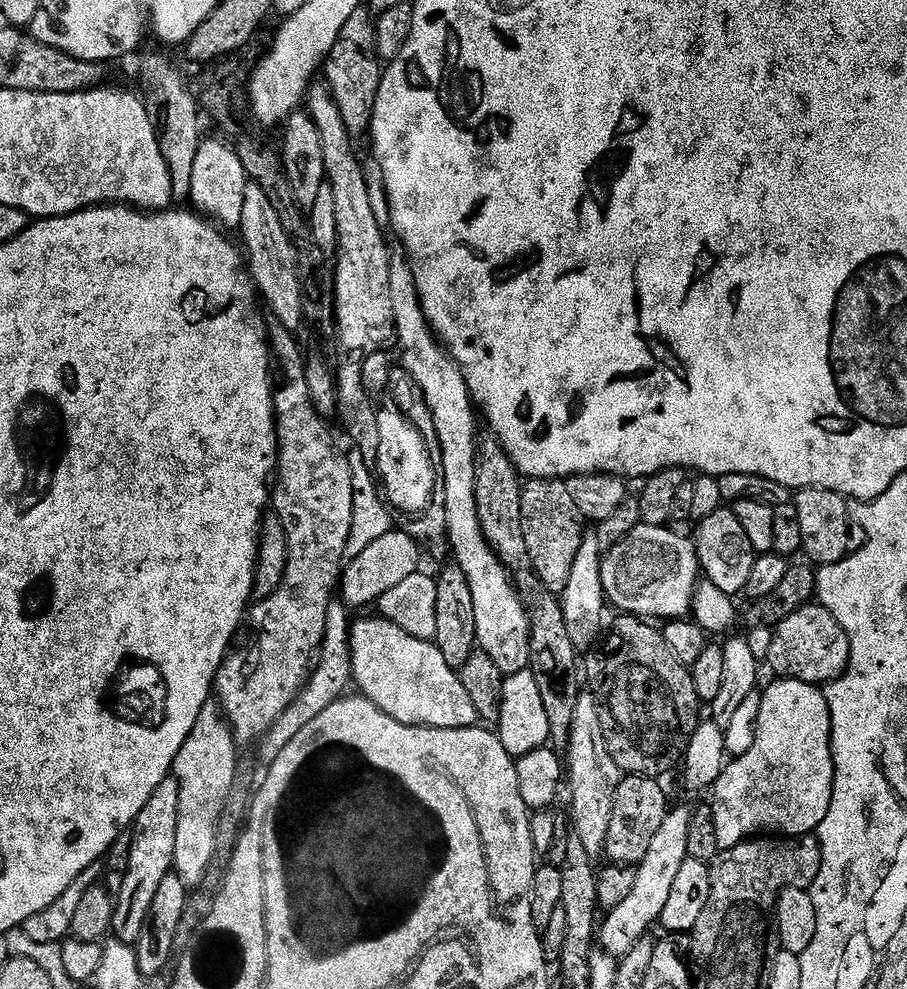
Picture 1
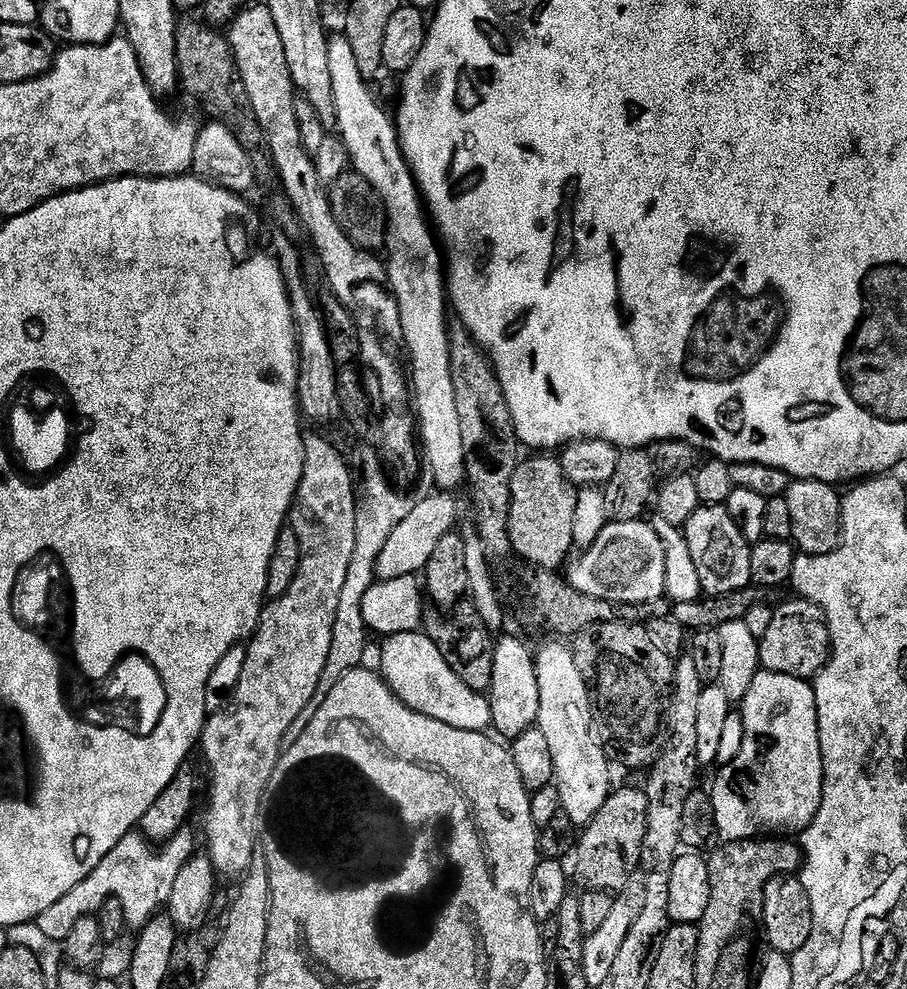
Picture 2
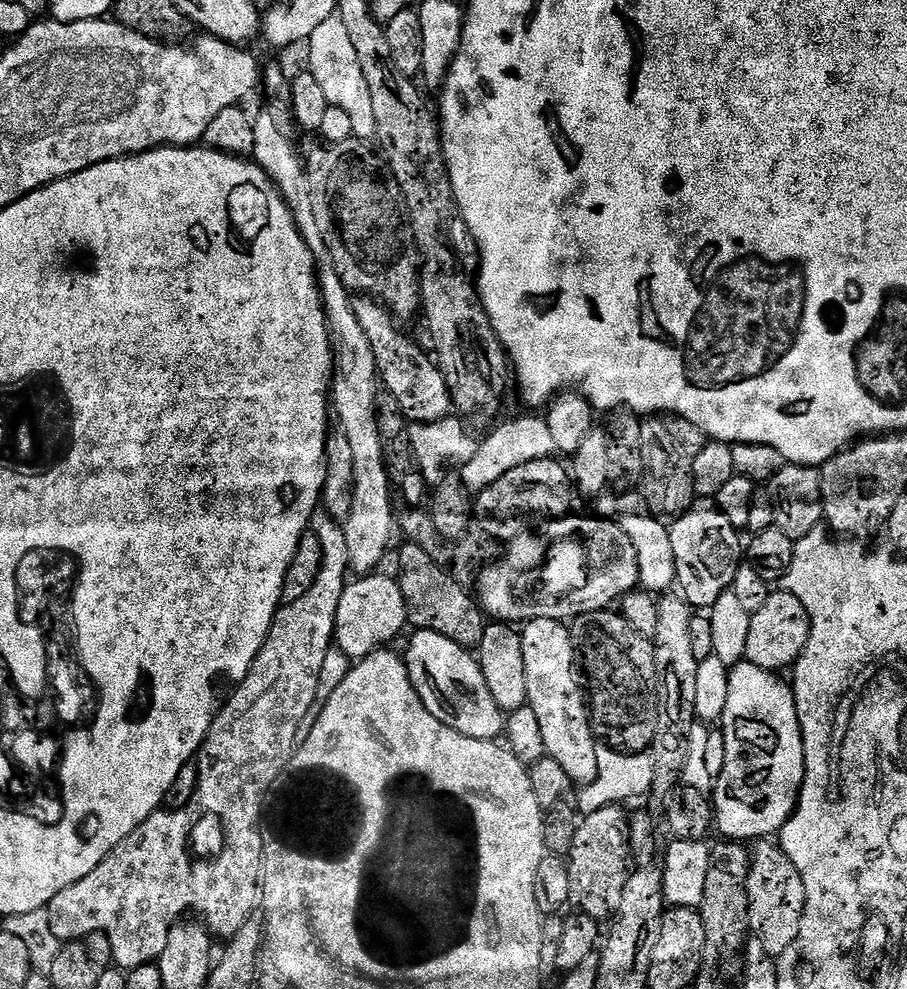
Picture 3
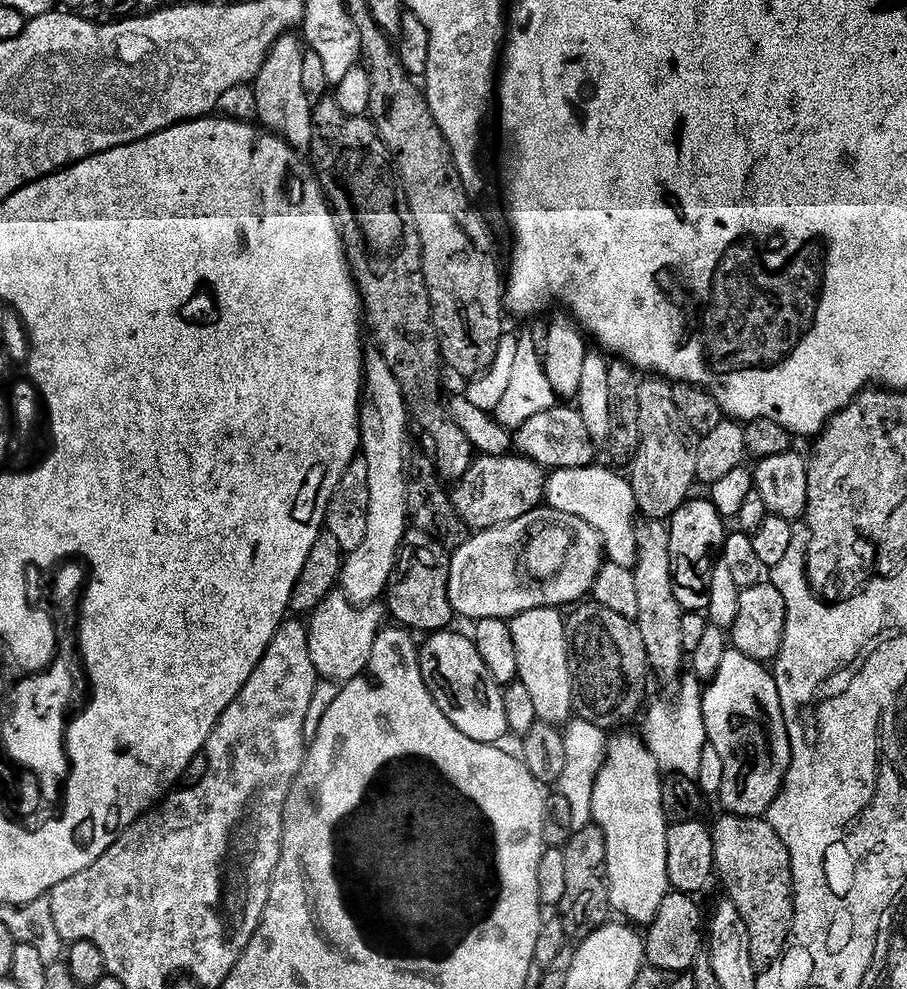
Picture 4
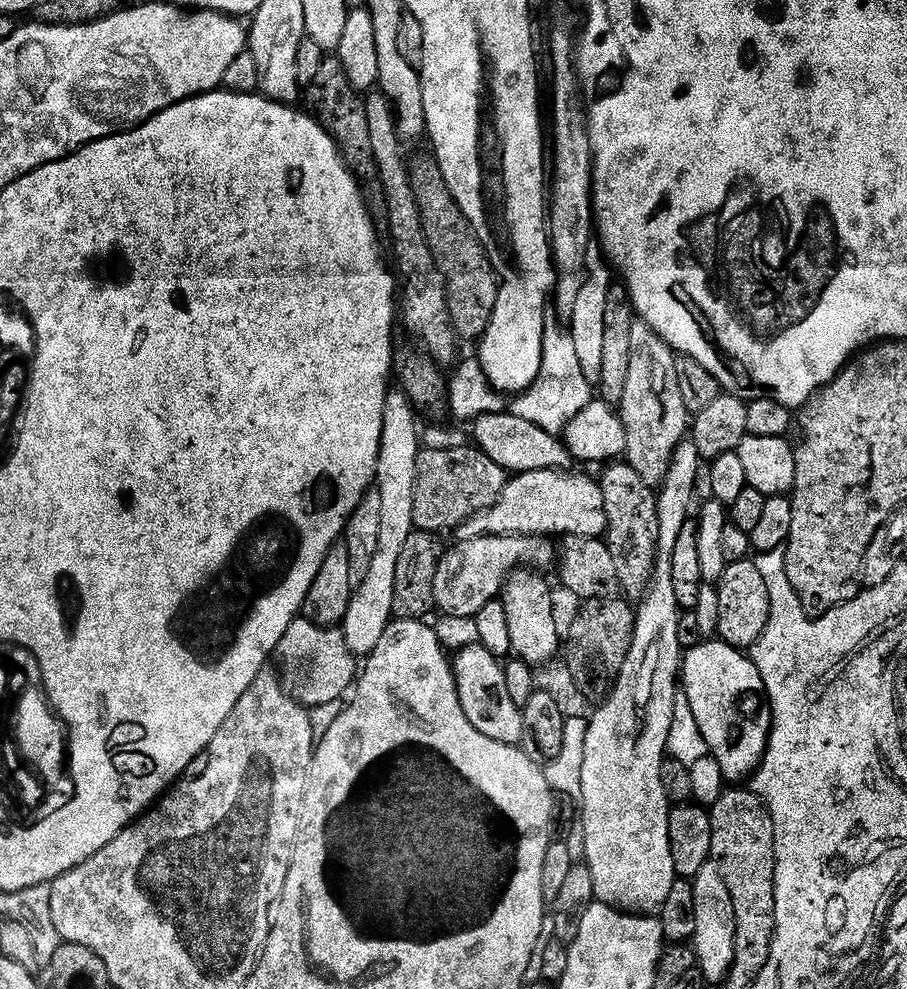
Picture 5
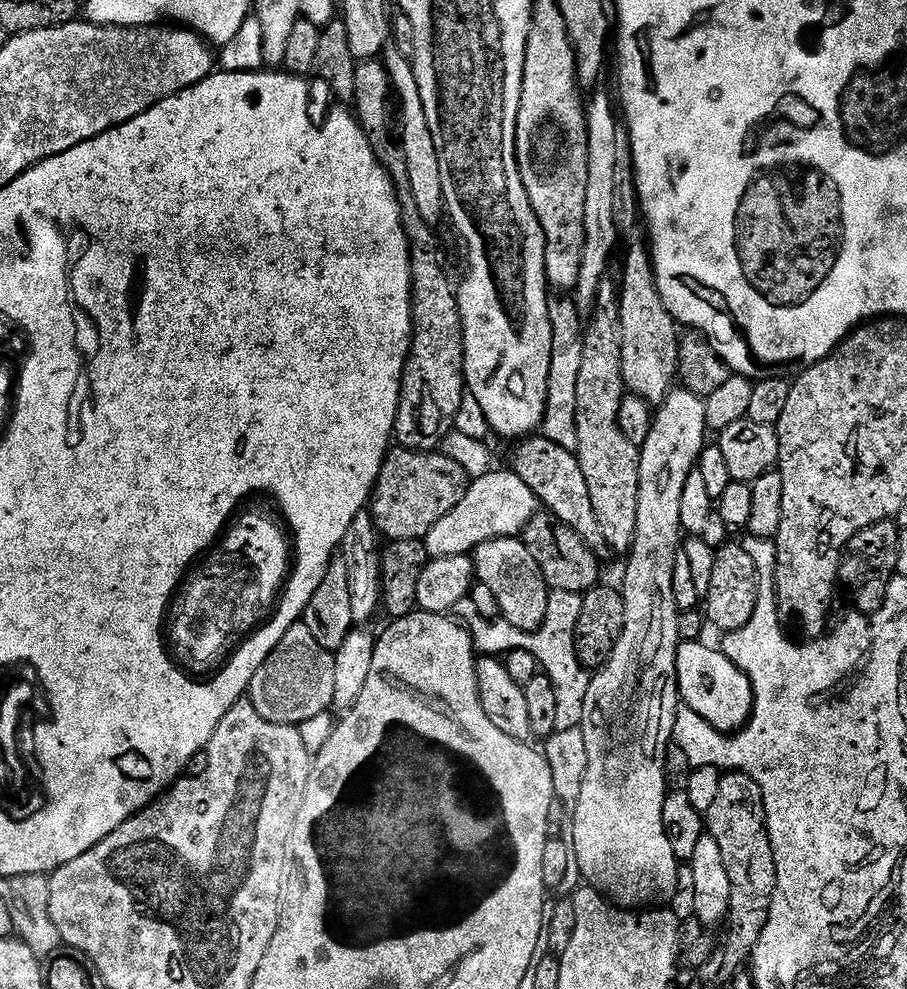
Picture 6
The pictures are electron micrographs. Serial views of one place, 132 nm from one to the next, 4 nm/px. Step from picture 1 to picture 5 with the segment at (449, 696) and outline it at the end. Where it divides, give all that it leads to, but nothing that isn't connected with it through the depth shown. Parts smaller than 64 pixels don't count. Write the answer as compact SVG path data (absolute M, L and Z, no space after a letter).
M479 643L466 647L453 657L453 672L455 686L462 704L463 713L466 714L470 724L480 734L486 735L494 741L516 746L523 739L522 718L524 717L521 705L514 702L507 691L504 667L501 661Z

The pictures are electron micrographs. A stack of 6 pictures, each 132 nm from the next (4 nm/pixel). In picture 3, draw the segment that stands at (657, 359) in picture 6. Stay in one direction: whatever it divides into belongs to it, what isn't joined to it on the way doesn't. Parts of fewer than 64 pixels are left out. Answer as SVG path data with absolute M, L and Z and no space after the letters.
M648 418L643 421L642 455L645 463L642 495L648 503L648 510L657 520L671 522L692 507L697 499L694 490L692 457L670 438L667 423L660 418Z

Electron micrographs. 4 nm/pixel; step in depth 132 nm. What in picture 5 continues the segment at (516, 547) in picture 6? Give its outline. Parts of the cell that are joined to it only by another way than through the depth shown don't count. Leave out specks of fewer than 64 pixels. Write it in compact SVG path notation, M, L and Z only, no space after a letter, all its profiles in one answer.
M521 566L509 574L502 589L506 622L510 626L513 653L527 664L548 664L562 648L562 628L556 625L556 608L552 605L552 588L541 573Z

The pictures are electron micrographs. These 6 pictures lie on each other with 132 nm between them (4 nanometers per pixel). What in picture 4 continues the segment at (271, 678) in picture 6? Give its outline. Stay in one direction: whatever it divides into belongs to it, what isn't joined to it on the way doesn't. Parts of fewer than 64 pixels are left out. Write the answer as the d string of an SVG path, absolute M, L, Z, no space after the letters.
M331 592L307 621L310 658L316 667L317 677L333 682L347 682L364 675L374 650L374 638L382 631L385 623L383 620L386 620L383 603L363 606L351 604L344 592Z

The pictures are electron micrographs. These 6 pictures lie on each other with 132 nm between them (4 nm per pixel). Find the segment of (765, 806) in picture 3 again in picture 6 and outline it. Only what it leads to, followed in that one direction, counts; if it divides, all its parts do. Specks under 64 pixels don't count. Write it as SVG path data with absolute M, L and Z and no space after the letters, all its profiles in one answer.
M684 642L676 651L676 682L680 685L681 701L694 714L698 714L710 726L722 734L732 734L744 727L752 717L752 683L750 678L734 661L725 656L723 651L707 648L704 642Z

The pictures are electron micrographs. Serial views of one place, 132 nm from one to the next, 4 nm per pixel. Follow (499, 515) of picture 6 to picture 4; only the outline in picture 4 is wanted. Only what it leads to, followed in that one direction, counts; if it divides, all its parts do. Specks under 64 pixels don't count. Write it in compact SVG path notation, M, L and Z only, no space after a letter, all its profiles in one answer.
M591 466L576 469L558 469L547 477L544 494L547 507L562 514L582 518L604 540L607 559L618 566L635 568L638 509L634 490L627 479L608 468Z

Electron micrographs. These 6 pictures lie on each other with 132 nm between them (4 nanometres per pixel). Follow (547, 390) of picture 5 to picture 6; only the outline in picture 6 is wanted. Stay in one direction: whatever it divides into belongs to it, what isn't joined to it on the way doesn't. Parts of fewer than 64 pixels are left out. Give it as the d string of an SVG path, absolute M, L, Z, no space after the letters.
M571 297L548 301L548 313L552 326L551 376L548 383L547 410L544 412L542 434L567 452L575 452L578 446L577 432L577 384L582 365L583 329L581 312Z

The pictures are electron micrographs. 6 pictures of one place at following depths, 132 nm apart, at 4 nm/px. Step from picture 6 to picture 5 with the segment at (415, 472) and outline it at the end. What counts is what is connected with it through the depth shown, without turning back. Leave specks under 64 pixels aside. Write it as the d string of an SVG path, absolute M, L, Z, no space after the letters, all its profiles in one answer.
M476 446L448 450L424 448L416 463L413 529L441 534L449 528L455 530L474 514L485 512L502 494L510 479L498 462L494 462Z

